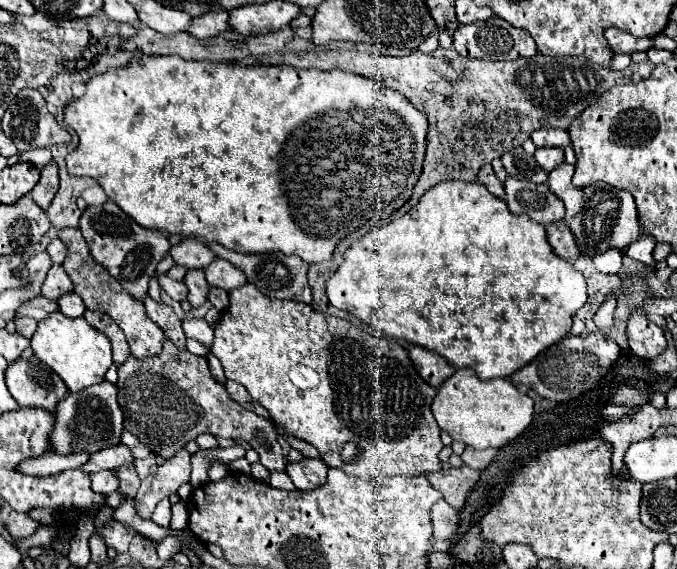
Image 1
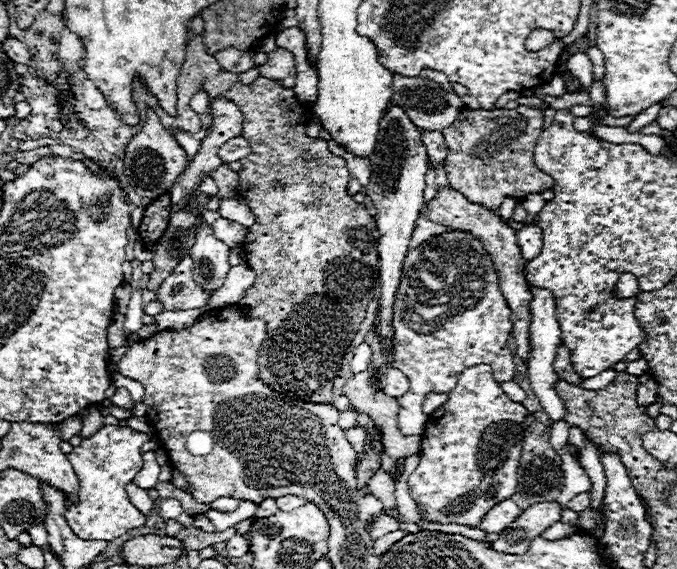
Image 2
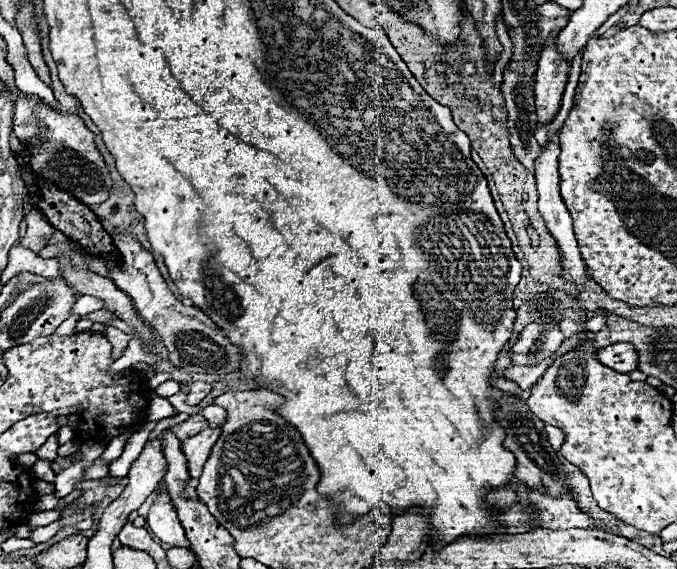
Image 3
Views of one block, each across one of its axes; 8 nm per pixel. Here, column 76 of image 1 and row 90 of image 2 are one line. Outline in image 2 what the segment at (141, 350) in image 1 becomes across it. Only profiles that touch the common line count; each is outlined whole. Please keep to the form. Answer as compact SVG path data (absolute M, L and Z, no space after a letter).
M258 76L252 84L242 84L242 82L232 84L232 88L226 94L228 94L228 100L232 100L234 104L240 104L240 110L244 112L244 132L242 132L242 136L248 140L248 144L252 144L252 154L246 156L244 160L240 160L244 168L238 172L238 176L240 176L238 196L242 198L244 204L250 206L250 210L258 218L258 224L250 226L248 228L248 236L244 238L246 262L256 272L256 282L246 292L246 296L240 300L240 304L244 304L244 308L248 308L250 316L262 318L266 322L266 326L268 326L268 340L266 340L268 348L260 350L260 354L258 354L260 378L268 386L276 388L278 392L282 392L286 396L294 396L298 400L312 400L312 402L332 402L332 398L334 398L334 394L332 394L332 390L334 390L334 378L338 376L338 370L342 366L344 356L350 354L360 342L364 342L366 334L372 330L372 322L364 322L362 314L366 312L366 306L368 306L366 302L372 300L378 294L378 250L376 248L378 248L378 238L380 236L378 236L376 220L368 214L368 208L364 204L356 204L354 198L348 194L350 172L346 168L344 158L332 154L328 150L328 142L326 140L322 140L322 138L308 138L306 136L306 124L304 122L296 122L296 120L310 120L310 112L296 98L294 88L284 88L278 80L270 80L270 78Z

